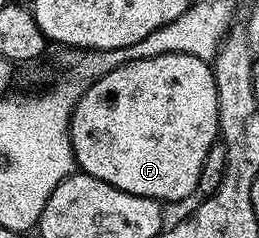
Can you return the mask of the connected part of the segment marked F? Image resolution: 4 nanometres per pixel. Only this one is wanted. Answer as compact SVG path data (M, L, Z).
M159 54L142 60L128 60L126 64L120 64L115 70L111 70L103 78L96 80L79 98L79 102L73 111L73 117L69 123L69 137L73 147L73 159L80 171L91 174L127 194L139 194L152 200L168 202L168 200L185 200L189 195L197 192L199 174L203 170L203 162L207 158L207 150L211 150L213 144L218 143L219 133L219 98L213 70L208 60L191 58L191 54Z

